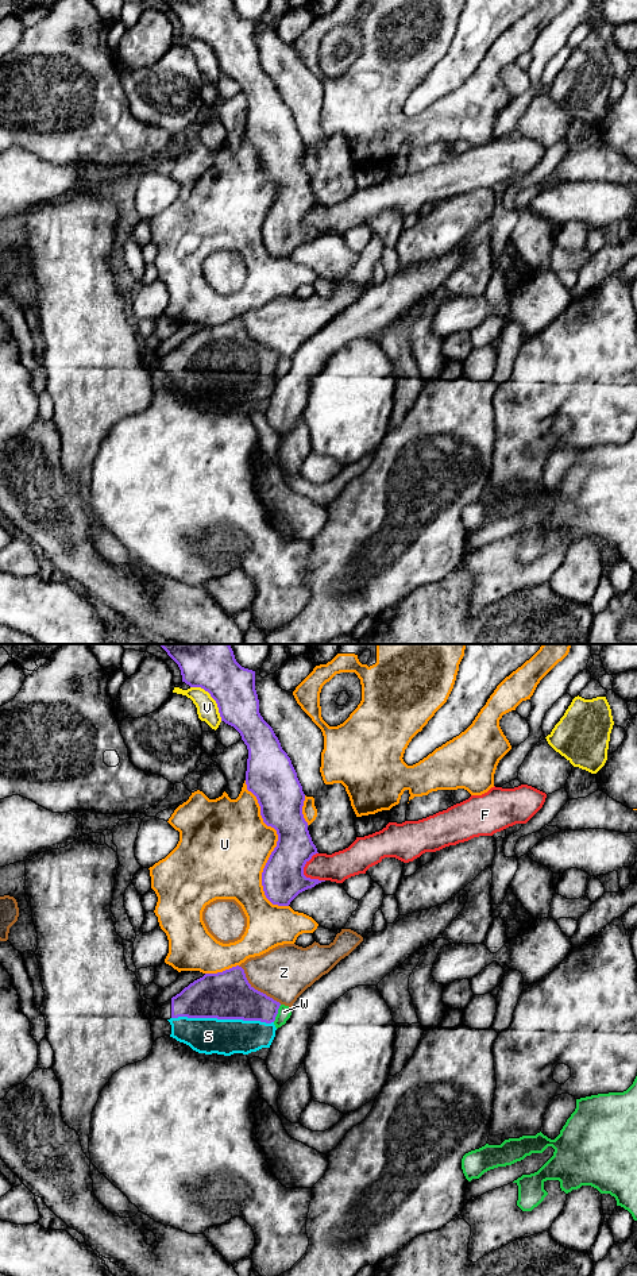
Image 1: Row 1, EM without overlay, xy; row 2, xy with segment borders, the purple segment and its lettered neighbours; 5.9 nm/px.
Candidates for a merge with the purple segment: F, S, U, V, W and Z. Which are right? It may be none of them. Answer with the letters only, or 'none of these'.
S

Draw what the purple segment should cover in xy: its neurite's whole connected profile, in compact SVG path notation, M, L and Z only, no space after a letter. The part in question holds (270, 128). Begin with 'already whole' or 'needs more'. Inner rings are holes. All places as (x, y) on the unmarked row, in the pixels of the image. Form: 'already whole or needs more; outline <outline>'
already whole; outline M163 0L178 16L182 34L190 39L201 39L216 53L221 73L233 78L247 97L246 123L247 142L260 158L260 167L267 178L277 182L277 198L271 204L263 224L262 238L266 250L278 258L289 258L302 243L325 234L304 227L305 216L318 205L302 166L305 146L297 130L290 109L282 101L273 80L259 65L259 51L255 42L255 23L242 19L232 0Z

